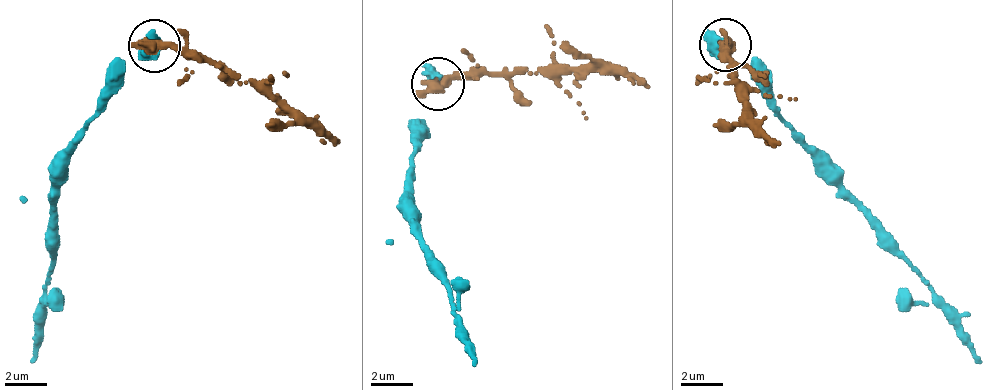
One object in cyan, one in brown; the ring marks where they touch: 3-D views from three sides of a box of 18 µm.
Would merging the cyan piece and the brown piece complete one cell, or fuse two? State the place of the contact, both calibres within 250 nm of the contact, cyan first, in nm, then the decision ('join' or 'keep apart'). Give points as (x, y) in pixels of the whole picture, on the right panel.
at (725, 45); 650 nm thick on the cyan side, 650 nm on the other; keep apart

